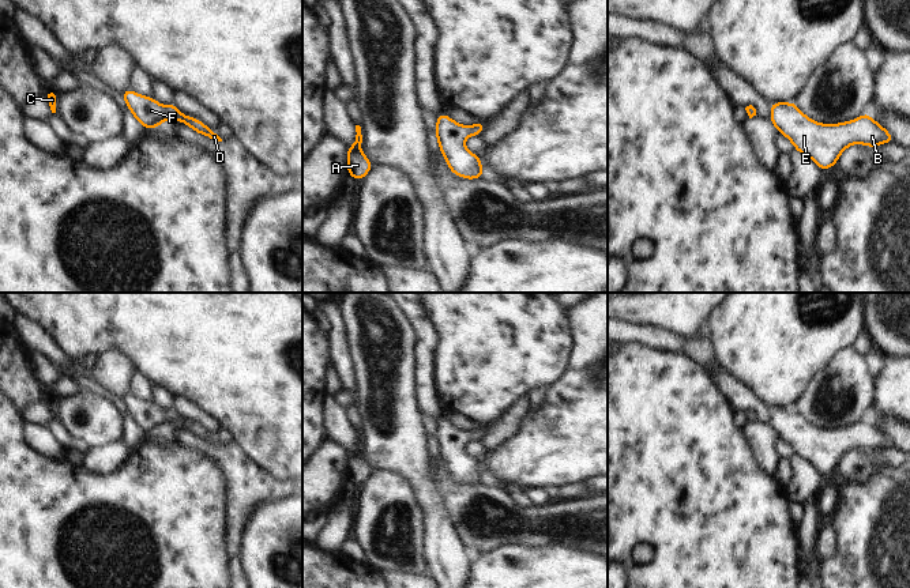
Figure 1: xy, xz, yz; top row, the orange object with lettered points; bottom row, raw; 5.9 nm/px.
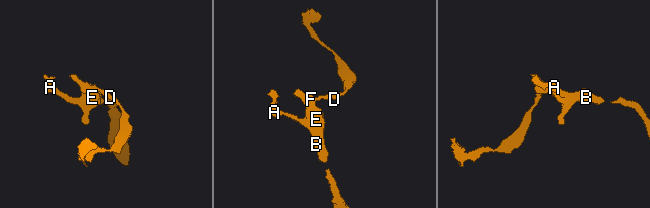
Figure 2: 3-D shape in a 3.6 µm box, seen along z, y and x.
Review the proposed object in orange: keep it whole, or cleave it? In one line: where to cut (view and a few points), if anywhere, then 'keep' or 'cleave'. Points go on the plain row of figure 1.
cut none; keep

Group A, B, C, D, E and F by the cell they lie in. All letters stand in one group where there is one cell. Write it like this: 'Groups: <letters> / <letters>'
Groups: A B C D E F.

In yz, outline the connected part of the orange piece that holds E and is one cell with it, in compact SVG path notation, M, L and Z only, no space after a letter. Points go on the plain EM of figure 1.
M794 407L771 408L771 423L779 438L785 440L793 449L794 455L809 461L823 476L834 471L845 453L854 448L868 452L876 452L883 448L894 448L891 438L876 427L868 418L864 418L853 426L842 429L819 429L806 422Z

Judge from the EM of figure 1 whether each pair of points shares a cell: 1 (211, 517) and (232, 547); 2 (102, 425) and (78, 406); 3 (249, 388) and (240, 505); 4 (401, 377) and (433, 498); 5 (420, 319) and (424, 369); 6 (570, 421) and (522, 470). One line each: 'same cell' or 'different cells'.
1: different cells
2: same cell
3: different cells
4: same cell
5: same cell
6: same cell

